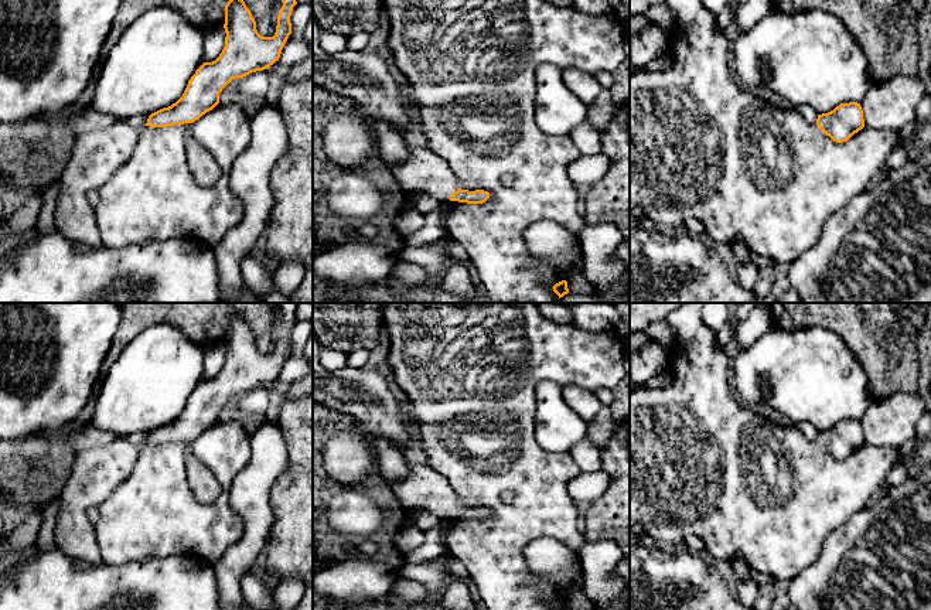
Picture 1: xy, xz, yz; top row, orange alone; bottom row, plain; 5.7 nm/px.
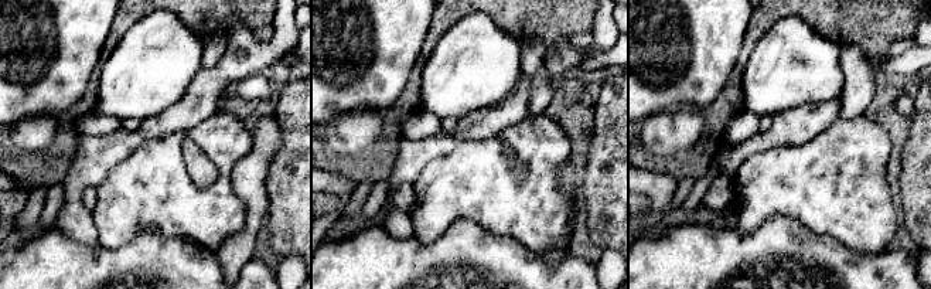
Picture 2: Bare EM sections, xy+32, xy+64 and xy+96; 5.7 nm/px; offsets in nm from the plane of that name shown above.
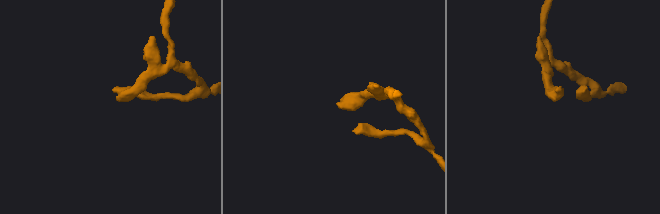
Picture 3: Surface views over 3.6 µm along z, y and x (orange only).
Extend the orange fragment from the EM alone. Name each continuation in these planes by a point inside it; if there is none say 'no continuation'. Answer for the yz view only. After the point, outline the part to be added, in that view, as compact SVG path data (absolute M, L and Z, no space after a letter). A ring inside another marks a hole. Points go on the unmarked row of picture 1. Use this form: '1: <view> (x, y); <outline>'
no continuation

